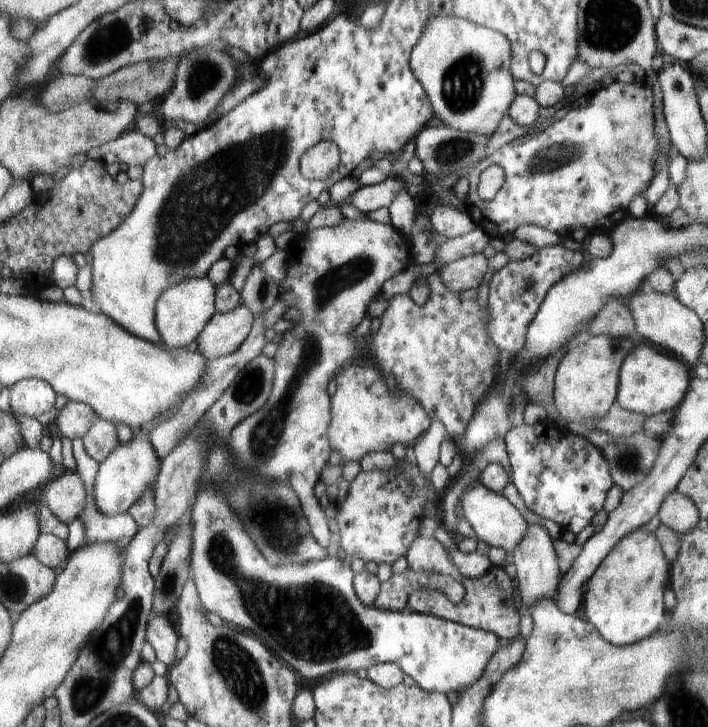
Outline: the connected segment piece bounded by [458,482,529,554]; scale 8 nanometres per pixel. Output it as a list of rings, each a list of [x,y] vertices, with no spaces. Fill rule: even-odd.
[[[476,482],[471,484],[460,496],[458,506],[462,508],[464,520],[468,520],[468,524],[477,534],[477,539],[484,541],[490,547],[499,547],[511,554],[512,550],[525,539],[529,524],[526,524],[526,520],[520,512],[510,504],[502,493],[493,492],[492,489],[485,488]]]

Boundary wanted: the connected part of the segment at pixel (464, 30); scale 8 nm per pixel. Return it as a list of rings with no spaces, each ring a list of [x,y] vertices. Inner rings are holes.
[[[431,18],[425,30],[426,36],[413,49],[409,60],[410,69],[417,80],[424,86],[429,100],[432,102],[434,116],[438,124],[446,124],[460,131],[476,132],[490,136],[495,134],[500,120],[508,112],[510,104],[514,103],[517,92],[514,78],[510,72],[510,42],[502,34],[474,25],[470,20],[462,18]]]

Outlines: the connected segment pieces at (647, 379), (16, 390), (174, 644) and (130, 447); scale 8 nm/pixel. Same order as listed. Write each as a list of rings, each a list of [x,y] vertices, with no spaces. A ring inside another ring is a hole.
[[[642,344],[621,366],[620,390],[617,392],[618,405],[628,411],[652,417],[662,412],[675,410],[688,394],[688,366],[678,360],[670,360],[650,346]]]
[[[25,379],[11,390],[11,406],[19,414],[46,419],[57,412],[58,392],[41,379]]]
[[[153,614],[146,630],[147,641],[156,650],[157,660],[166,663],[168,667],[175,667],[180,662],[178,661],[178,644],[181,644],[181,634],[178,622],[170,618],[170,615]]]
[[[136,432],[130,444],[120,444],[104,464],[100,466],[100,473],[96,482],[96,500],[100,510],[106,516],[129,514],[130,508],[137,504],[146,494],[156,492],[158,476],[162,472],[163,460],[156,450],[149,433]]]

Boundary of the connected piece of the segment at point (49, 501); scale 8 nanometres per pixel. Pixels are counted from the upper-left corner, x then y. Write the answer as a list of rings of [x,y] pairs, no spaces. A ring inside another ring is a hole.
[[[66,471],[42,493],[47,506],[68,525],[80,519],[89,504],[86,484],[78,472]]]

